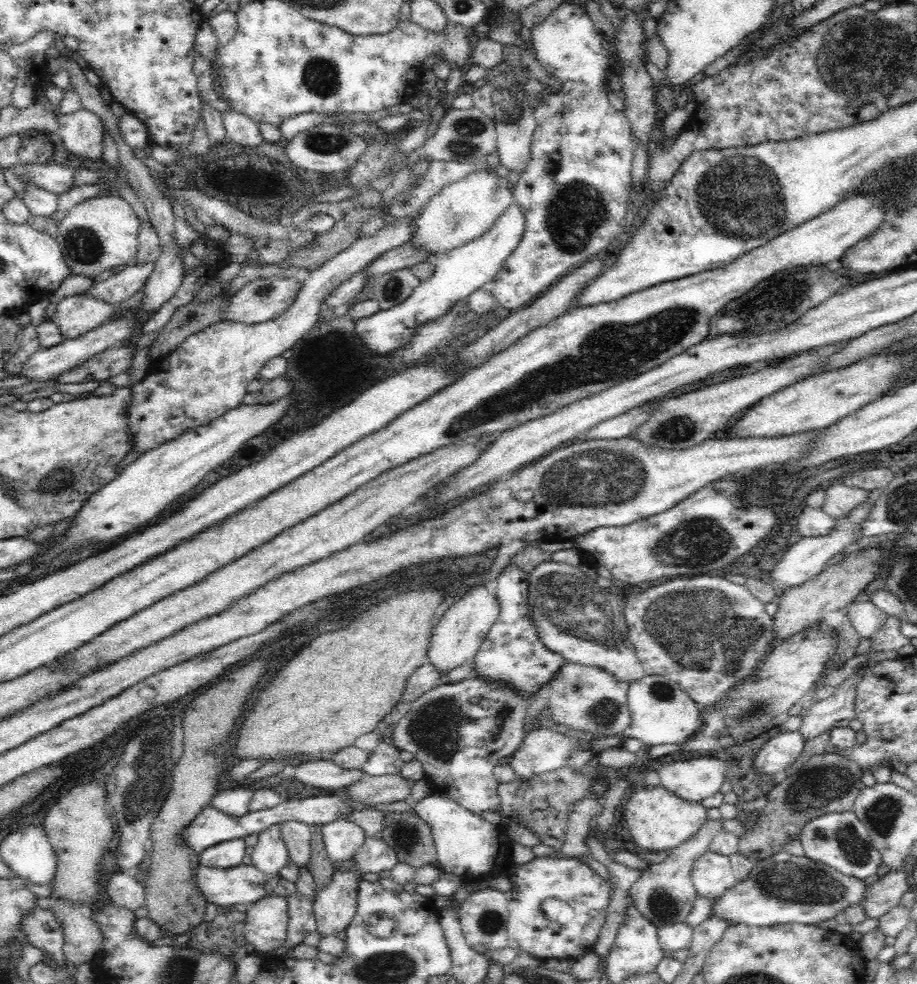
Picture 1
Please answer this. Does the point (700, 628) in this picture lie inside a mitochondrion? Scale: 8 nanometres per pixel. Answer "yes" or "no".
yes

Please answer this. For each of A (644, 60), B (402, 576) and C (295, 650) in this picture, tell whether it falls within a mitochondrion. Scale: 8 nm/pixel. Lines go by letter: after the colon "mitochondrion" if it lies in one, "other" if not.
A: other
B: other
C: other

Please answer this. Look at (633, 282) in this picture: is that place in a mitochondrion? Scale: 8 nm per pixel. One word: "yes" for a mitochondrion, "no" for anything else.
no

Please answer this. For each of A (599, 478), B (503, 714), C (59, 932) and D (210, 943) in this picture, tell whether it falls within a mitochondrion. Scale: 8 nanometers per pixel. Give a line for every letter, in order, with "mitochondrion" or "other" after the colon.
A: mitochondrion
B: mitochondrion
C: other
D: mitochondrion

